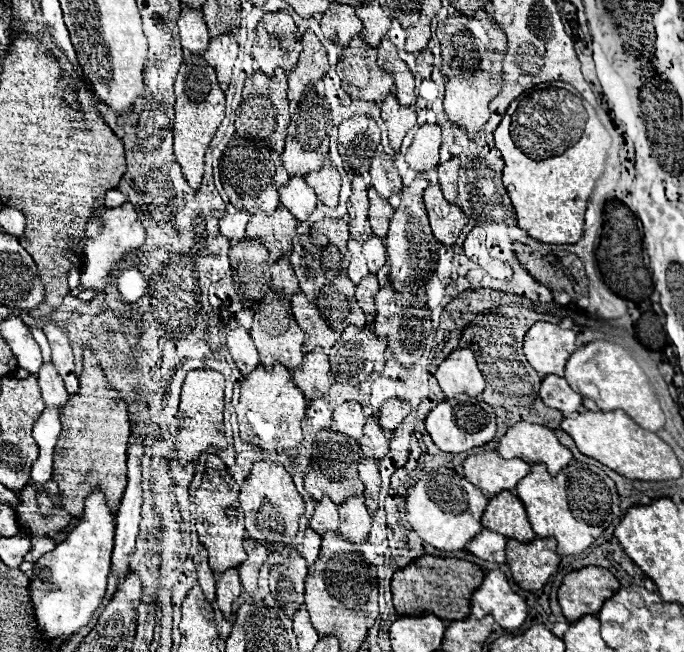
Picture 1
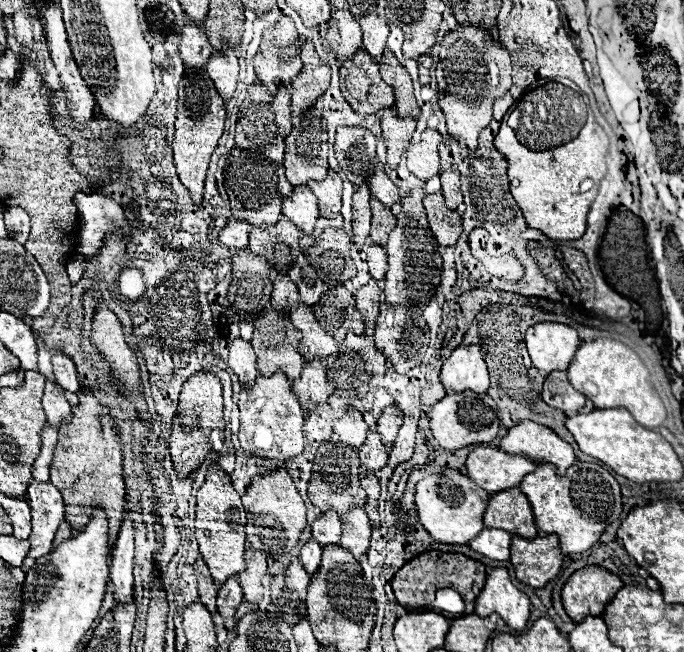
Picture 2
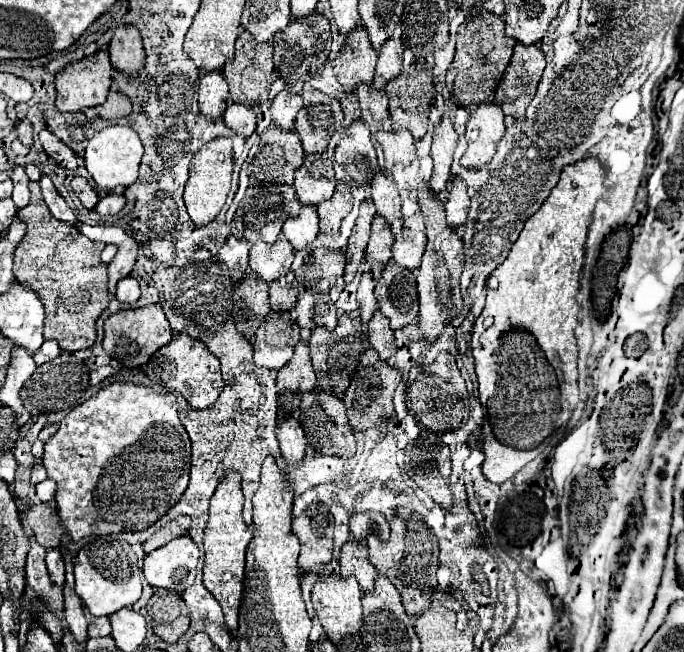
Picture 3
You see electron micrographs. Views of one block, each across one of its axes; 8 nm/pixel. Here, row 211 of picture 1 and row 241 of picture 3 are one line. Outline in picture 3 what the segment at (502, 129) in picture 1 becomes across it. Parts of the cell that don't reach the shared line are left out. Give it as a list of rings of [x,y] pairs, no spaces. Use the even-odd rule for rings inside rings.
[[[588,156],[564,166],[560,180],[552,188],[546,202],[536,214],[526,220],[508,258],[492,272],[498,278],[500,286],[498,290],[488,290],[486,306],[474,322],[472,356],[476,360],[480,404],[486,414],[486,426],[482,426],[482,450],[486,460],[482,464],[482,472],[488,476],[488,480],[496,484],[512,478],[526,464],[526,460],[514,460],[514,450],[536,448],[546,436],[552,434],[552,428],[556,430],[560,426],[566,426],[572,410],[578,404],[578,348],[574,336],[574,330],[580,324],[580,304],[576,300],[580,288],[578,278],[584,260],[588,226],[594,218],[594,206],[610,192],[606,178],[608,170],[596,156]]]

